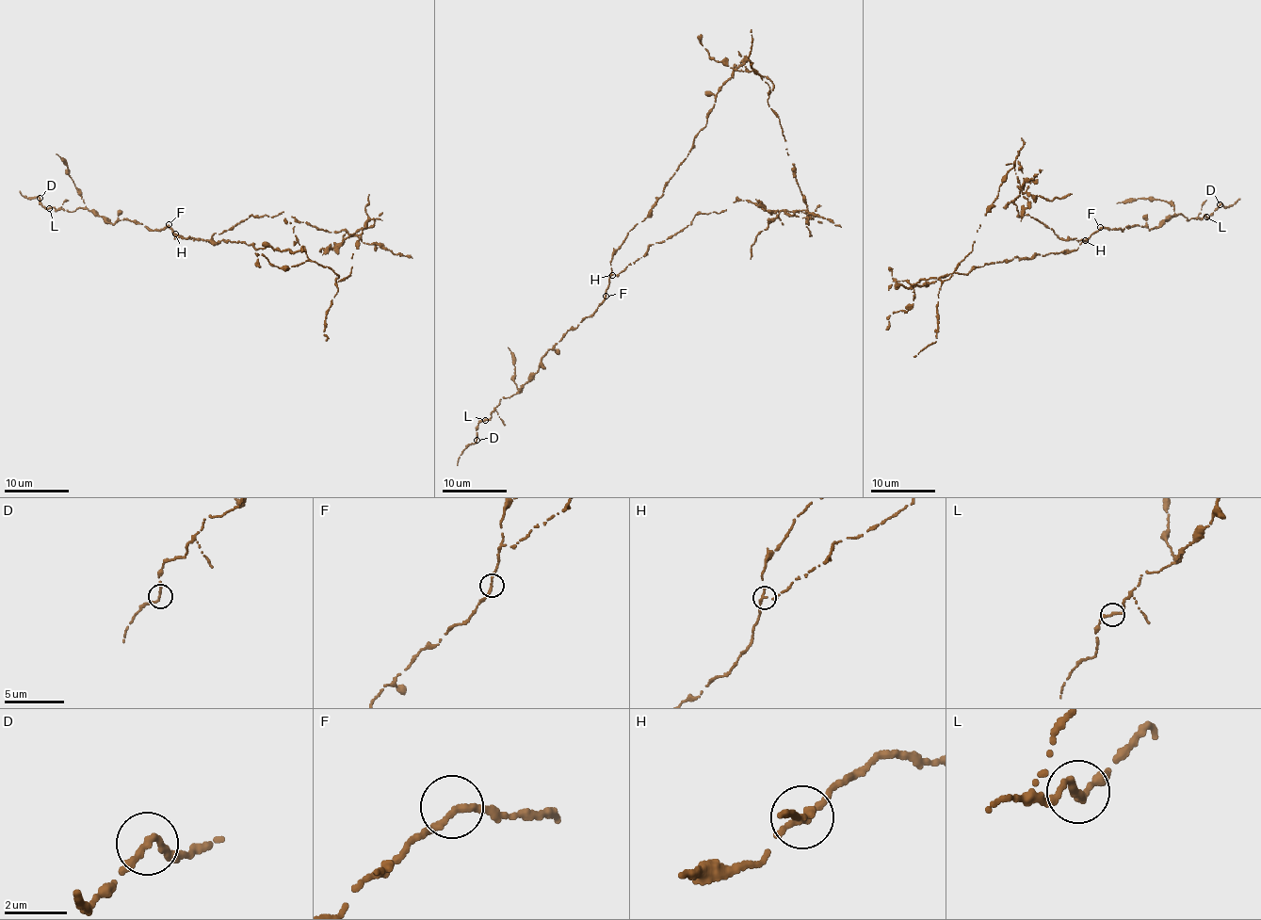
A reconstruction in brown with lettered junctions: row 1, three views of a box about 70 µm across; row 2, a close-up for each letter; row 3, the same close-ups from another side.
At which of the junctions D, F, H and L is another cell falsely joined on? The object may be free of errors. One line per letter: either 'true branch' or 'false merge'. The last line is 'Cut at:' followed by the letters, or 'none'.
D: true branch
F: true branch
H: false merge
L: true branch
Cut at: H

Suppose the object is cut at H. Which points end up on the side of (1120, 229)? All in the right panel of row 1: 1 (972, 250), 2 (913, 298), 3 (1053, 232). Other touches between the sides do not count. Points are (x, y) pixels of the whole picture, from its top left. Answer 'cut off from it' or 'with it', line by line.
1: cut off from it
2: cut off from it
3: cut off from it

